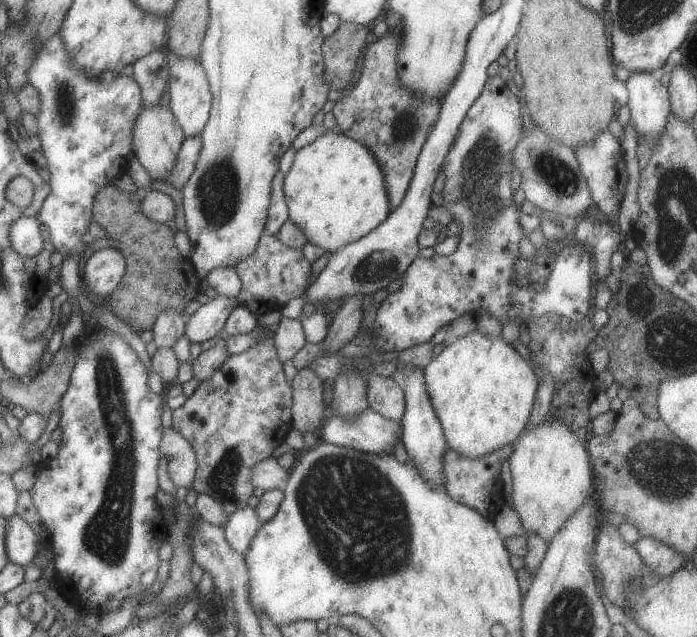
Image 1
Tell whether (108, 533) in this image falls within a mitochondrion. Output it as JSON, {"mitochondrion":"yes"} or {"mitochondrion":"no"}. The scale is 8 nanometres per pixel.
{"mitochondrion":"yes"}

